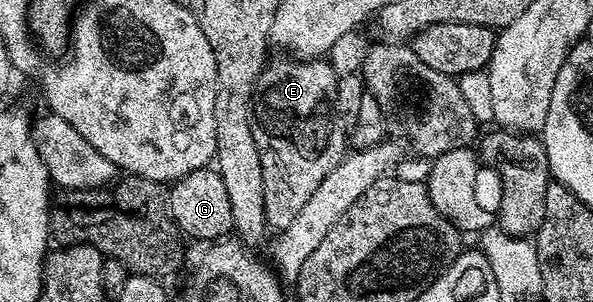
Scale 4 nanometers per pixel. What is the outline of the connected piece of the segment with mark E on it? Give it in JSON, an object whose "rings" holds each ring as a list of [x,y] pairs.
{"rings":[[[324,58],[287,59],[265,63],[252,92],[252,133],[262,158],[264,209],[272,230],[282,230],[298,218],[298,210],[310,202],[310,194],[322,186],[322,178],[326,178],[346,155],[346,132],[334,107],[338,75],[332,64]]]}

